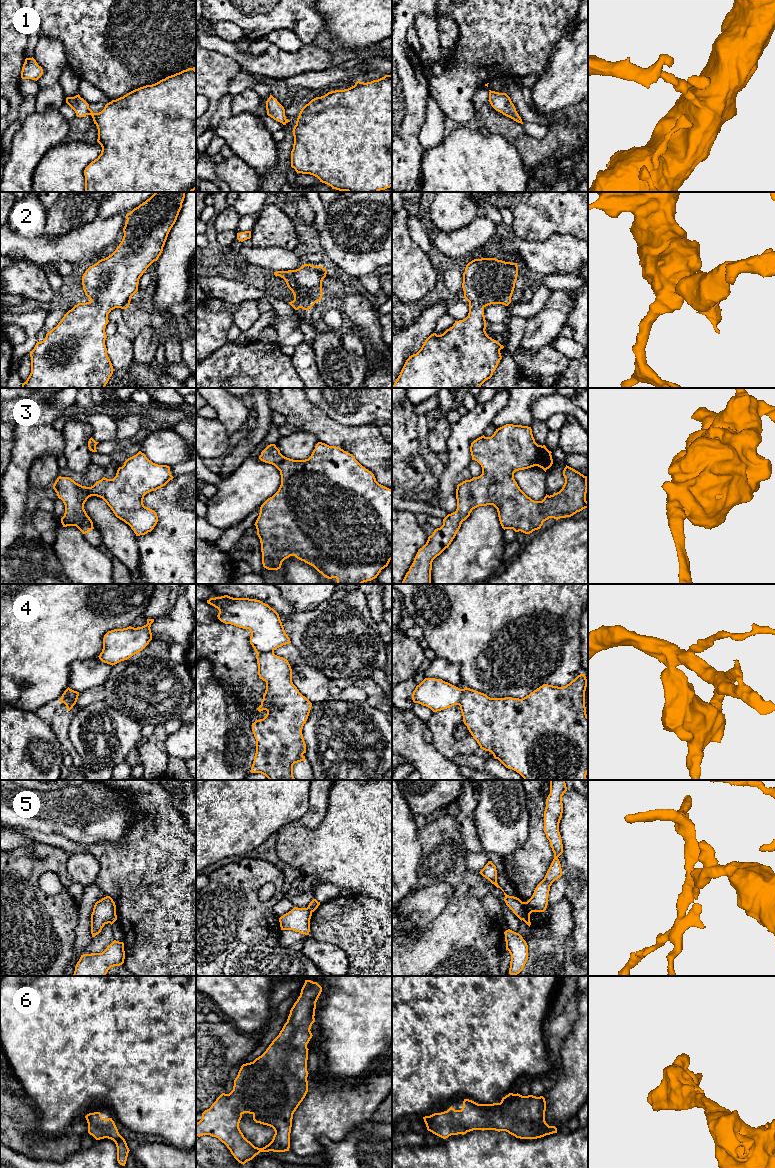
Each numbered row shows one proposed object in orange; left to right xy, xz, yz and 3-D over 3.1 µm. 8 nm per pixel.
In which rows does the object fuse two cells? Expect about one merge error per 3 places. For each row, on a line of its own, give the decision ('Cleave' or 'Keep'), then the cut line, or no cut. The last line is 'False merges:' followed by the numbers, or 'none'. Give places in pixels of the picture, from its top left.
1: Keep. No split
2: Keep. No split
3: Keep. No split
4: Cleave. Split along xy (77, 695), (70, 696), (62, 702)
5: Cleave. Split along yz (522, 902), (523, 919)
6: Keep. No split
False merges: 4, 5

